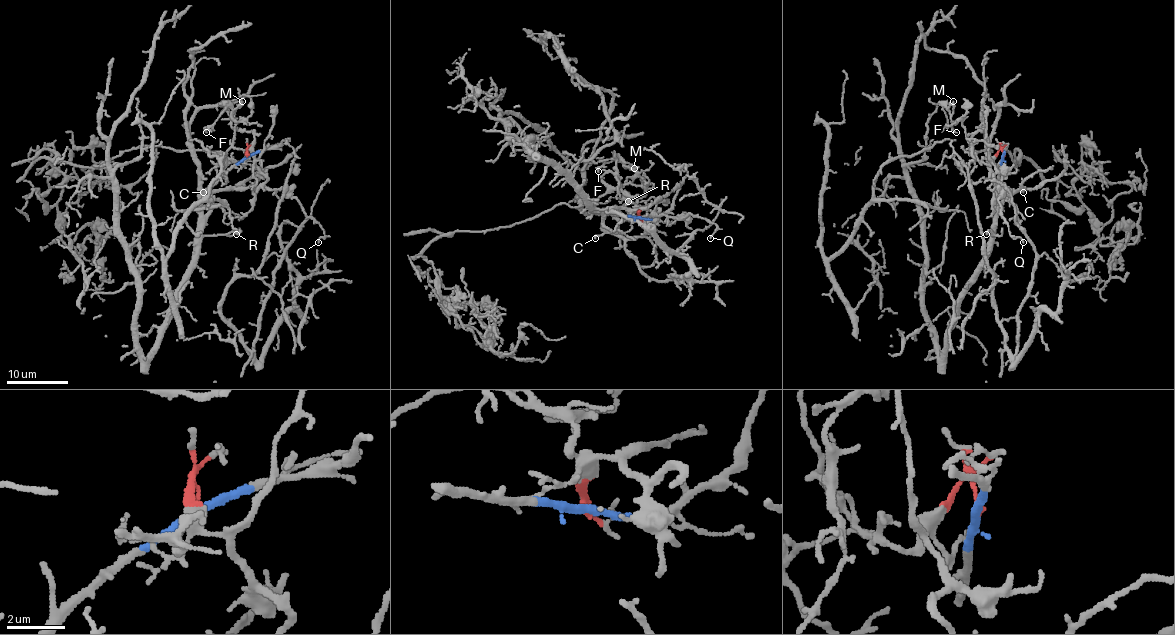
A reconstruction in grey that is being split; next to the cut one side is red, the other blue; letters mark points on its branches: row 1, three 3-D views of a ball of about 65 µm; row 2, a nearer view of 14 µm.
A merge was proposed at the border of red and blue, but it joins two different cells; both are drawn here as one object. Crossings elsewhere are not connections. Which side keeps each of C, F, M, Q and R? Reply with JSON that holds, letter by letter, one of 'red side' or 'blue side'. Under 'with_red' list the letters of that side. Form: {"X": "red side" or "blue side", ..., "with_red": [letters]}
{"C": "blue side", "F": "red side", "M": "red side", "Q": "red side", "R": "blue side", "with_red": ["F", "M", "Q"]}

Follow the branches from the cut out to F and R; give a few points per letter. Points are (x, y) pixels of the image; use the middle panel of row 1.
F: (639, 218), (637, 201), (619, 190), (636, 173), (617, 158), (605, 162), (597, 168), (599, 171)
R: (639, 218), (594, 211), (594, 208), (619, 207), (628, 204), (628, 201)

